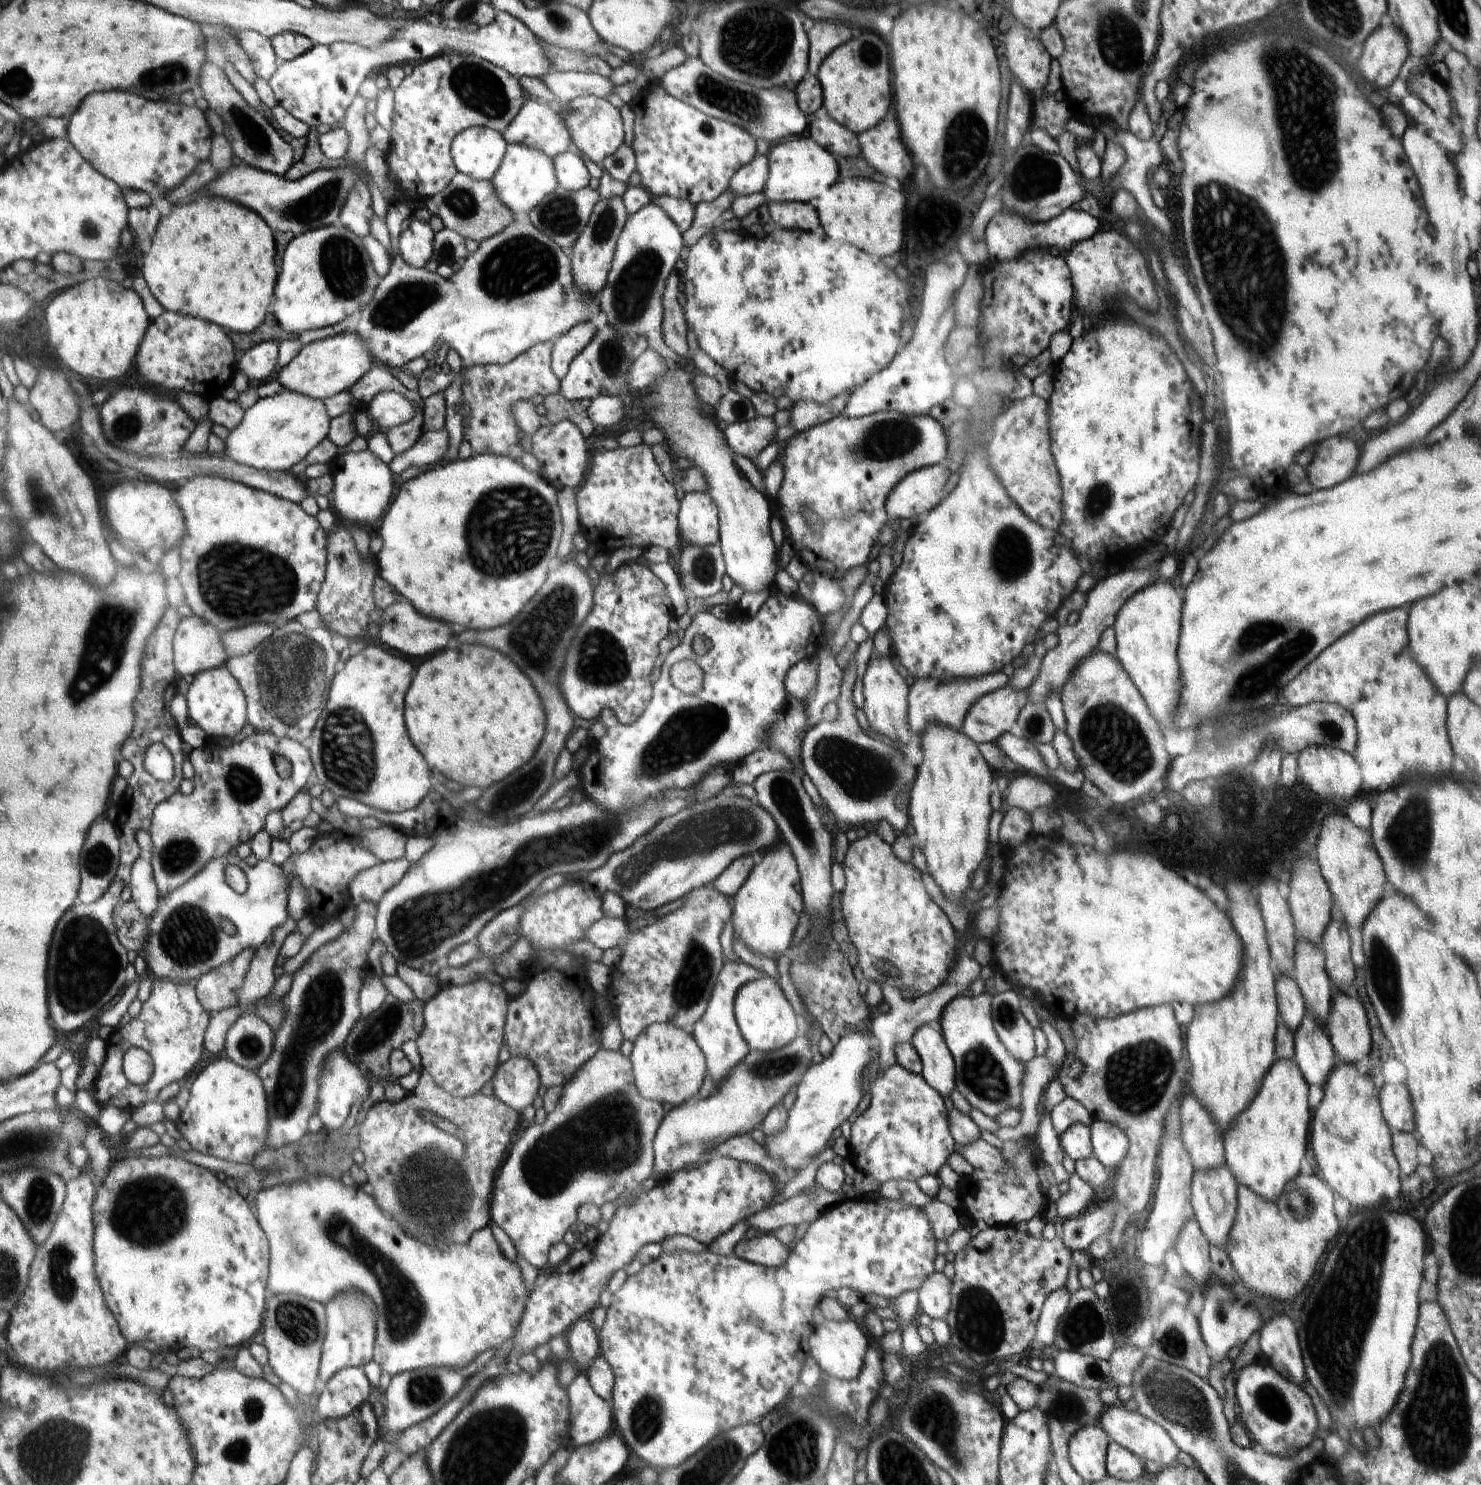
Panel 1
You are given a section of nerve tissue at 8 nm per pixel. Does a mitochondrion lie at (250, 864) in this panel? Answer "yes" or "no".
no

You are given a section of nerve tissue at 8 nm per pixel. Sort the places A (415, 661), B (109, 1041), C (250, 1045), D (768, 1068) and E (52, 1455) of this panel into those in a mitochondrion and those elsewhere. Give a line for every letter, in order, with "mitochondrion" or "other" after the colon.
A: other
B: other
C: mitochondrion
D: mitochondrion
E: mitochondrion

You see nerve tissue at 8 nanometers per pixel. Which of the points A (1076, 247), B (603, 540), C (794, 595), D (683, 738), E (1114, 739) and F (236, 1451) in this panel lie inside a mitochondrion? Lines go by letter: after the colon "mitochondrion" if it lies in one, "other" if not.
A: other
B: other
C: other
D: mitochondrion
E: mitochondrion
F: mitochondrion

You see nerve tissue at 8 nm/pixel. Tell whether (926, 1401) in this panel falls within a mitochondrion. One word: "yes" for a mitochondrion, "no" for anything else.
yes

